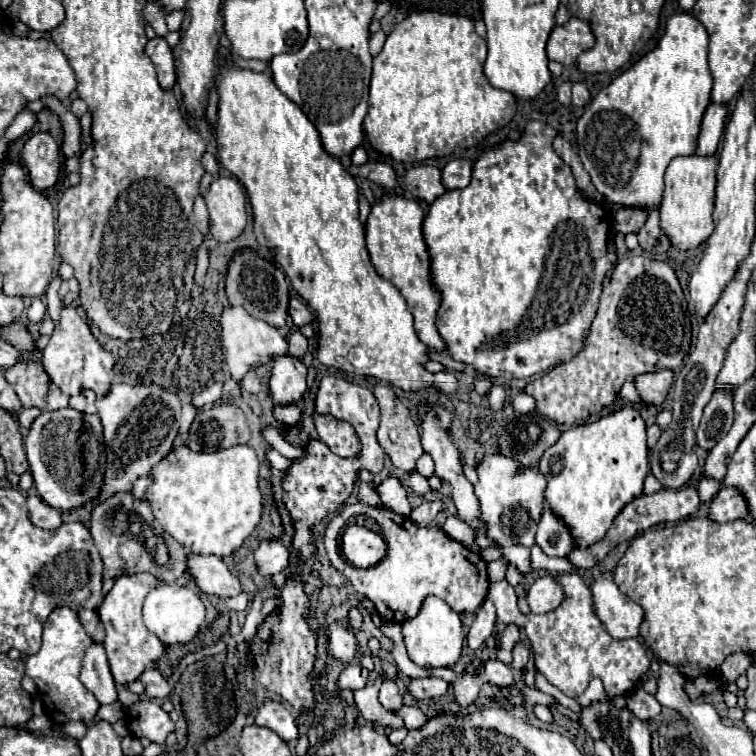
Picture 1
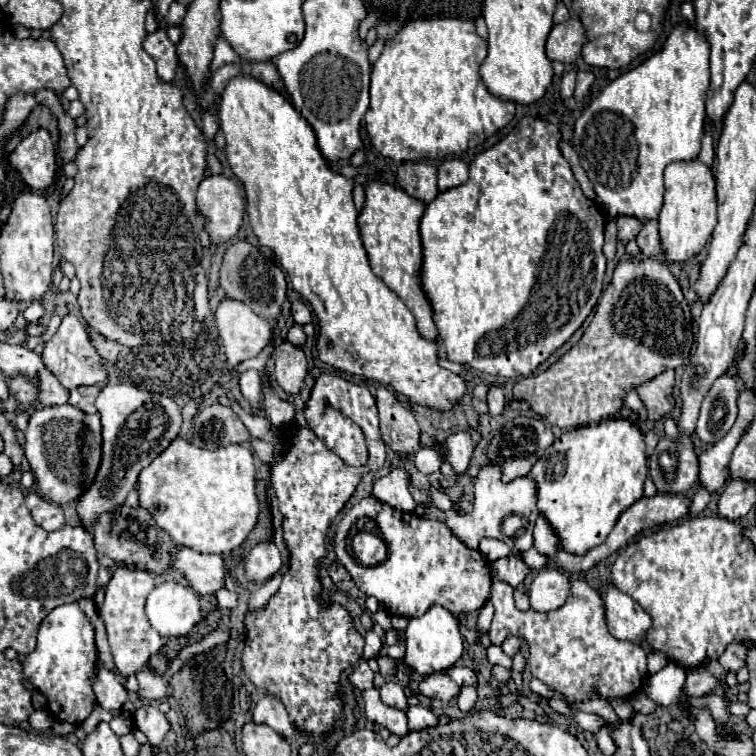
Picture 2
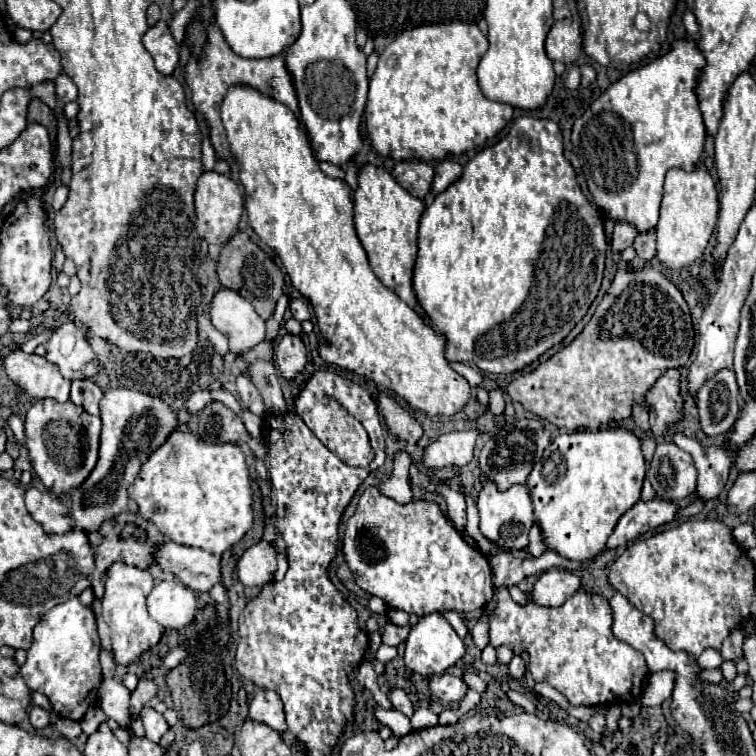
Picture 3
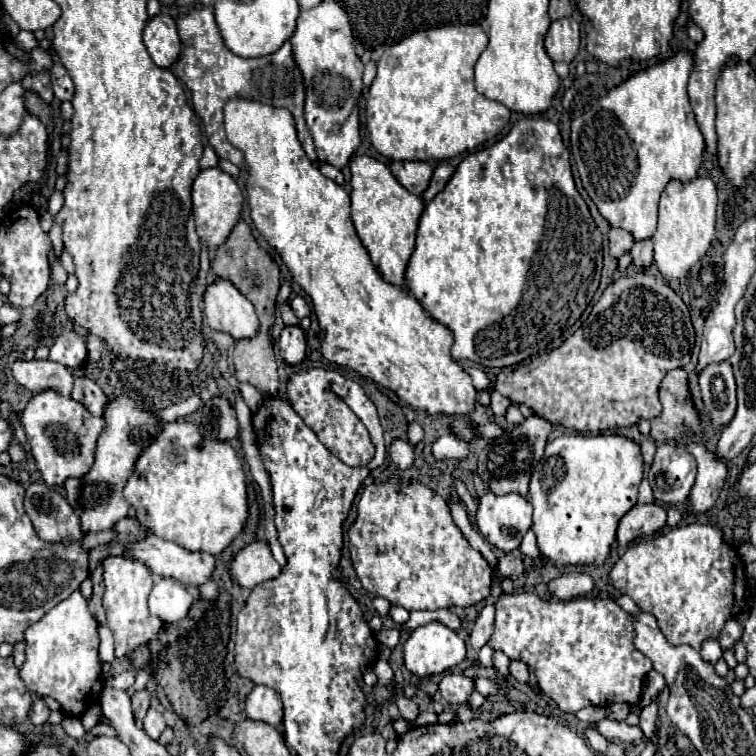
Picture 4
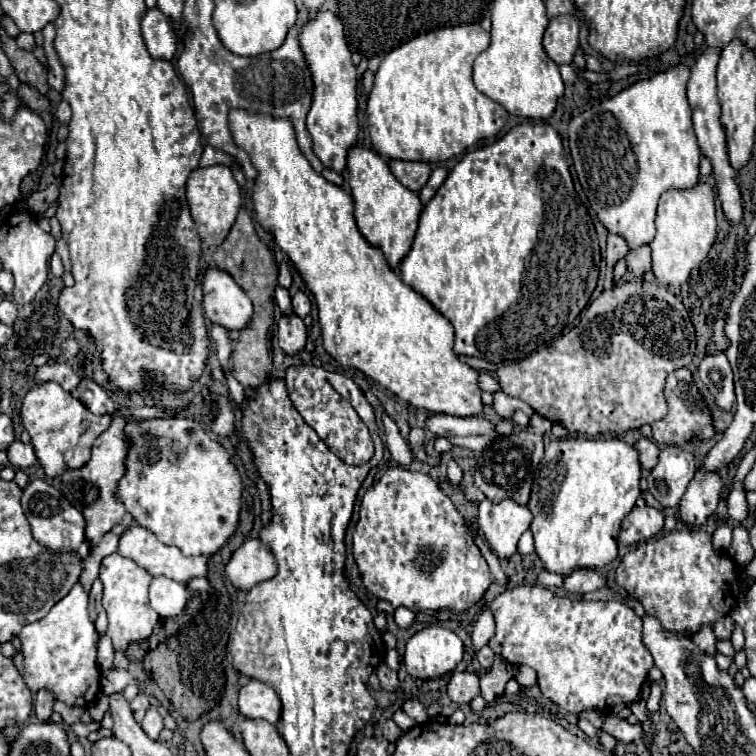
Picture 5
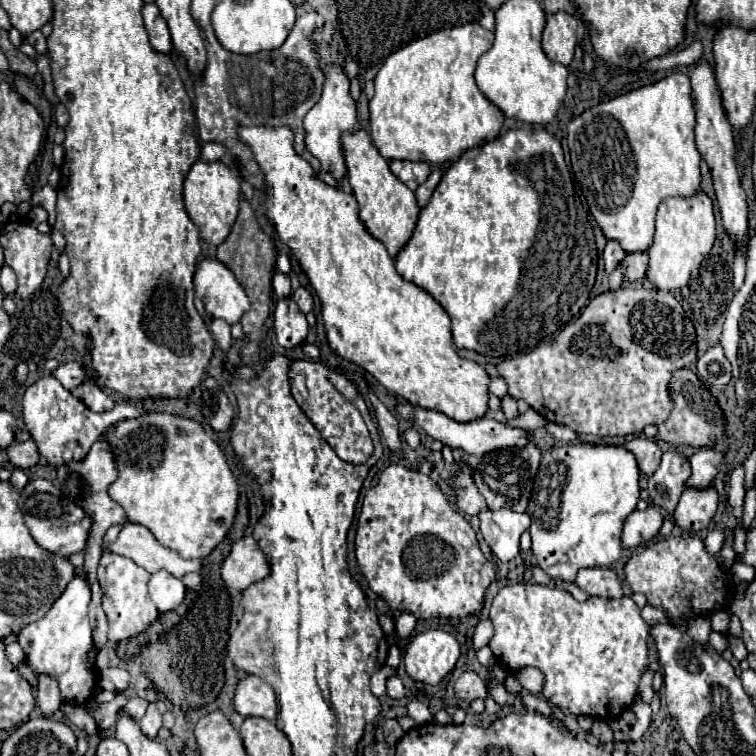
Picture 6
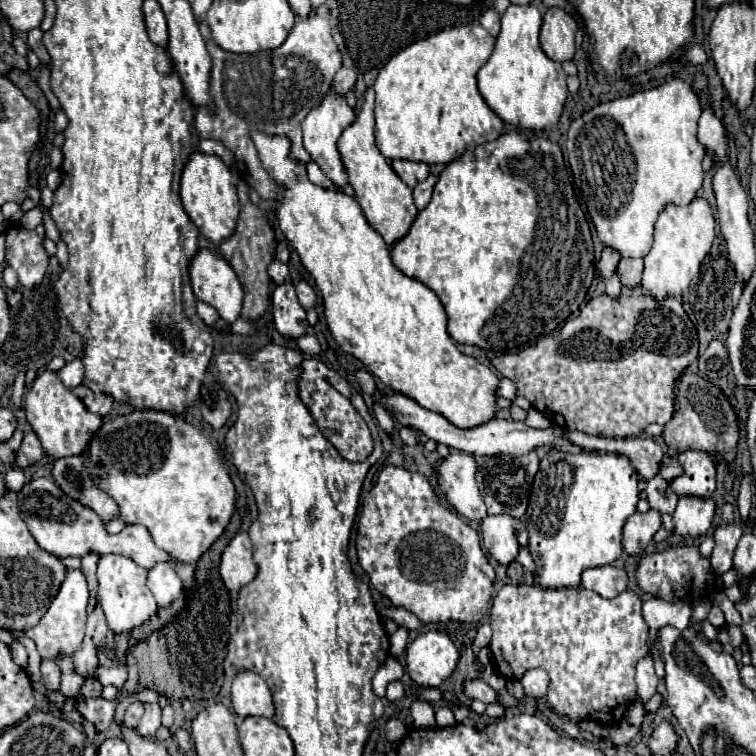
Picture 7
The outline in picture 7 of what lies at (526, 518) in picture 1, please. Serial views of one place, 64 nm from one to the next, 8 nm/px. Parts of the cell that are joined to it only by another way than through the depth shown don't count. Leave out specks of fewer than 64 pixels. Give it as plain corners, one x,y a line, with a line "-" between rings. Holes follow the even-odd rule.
508,514
488,516
482,522
482,540
488,554
502,566
508,566
516,560
518,554
518,540
516,532
524,530
524,522
512,518

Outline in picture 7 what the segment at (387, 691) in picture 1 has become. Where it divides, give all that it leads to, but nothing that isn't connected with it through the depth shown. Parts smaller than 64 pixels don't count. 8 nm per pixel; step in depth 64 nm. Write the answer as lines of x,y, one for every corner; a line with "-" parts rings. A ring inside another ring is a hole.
416,700
410,708
412,718
414,718
414,726
416,728
434,728
436,720
434,720
434,708
430,706
430,702
424,700

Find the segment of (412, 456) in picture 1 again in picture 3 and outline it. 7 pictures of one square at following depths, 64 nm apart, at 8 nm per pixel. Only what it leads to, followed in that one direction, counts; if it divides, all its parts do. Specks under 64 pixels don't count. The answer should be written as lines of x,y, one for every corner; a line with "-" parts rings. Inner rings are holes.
384,392
380,394
380,410
382,410
382,416
386,418
388,428
398,438
406,440
408,444
416,444
422,438
422,426

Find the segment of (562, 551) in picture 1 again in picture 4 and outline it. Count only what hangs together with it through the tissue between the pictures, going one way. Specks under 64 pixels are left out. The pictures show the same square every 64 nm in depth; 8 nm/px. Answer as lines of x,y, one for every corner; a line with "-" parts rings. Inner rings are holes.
528,530
526,534
524,534
524,540
520,542
520,554
524,554
524,556
530,556
530,558
538,558
540,556
540,550
538,550
538,546
536,546
536,536
534,536
534,532
532,530

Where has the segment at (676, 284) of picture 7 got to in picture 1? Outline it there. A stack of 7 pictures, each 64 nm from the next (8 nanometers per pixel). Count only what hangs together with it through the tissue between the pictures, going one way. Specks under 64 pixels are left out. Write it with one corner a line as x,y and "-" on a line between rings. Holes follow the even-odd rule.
696,154
688,158
674,158
664,174
666,190
660,206
660,228
668,236
672,248
676,250
694,250
710,238
714,232
714,188
716,188
716,156
700,158

